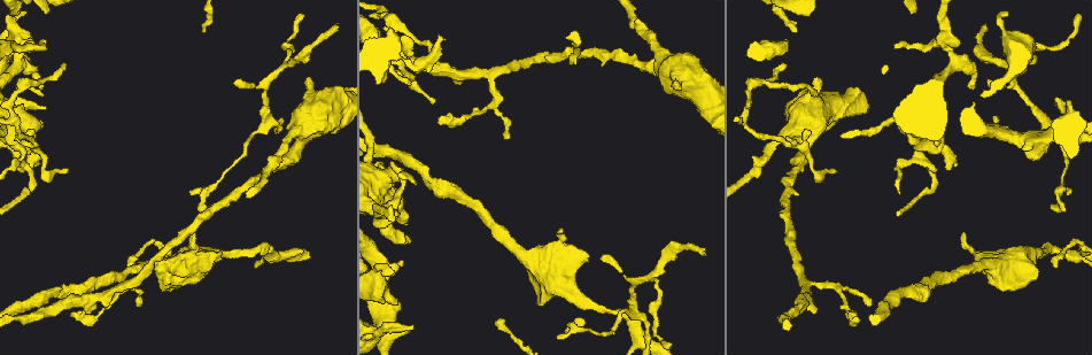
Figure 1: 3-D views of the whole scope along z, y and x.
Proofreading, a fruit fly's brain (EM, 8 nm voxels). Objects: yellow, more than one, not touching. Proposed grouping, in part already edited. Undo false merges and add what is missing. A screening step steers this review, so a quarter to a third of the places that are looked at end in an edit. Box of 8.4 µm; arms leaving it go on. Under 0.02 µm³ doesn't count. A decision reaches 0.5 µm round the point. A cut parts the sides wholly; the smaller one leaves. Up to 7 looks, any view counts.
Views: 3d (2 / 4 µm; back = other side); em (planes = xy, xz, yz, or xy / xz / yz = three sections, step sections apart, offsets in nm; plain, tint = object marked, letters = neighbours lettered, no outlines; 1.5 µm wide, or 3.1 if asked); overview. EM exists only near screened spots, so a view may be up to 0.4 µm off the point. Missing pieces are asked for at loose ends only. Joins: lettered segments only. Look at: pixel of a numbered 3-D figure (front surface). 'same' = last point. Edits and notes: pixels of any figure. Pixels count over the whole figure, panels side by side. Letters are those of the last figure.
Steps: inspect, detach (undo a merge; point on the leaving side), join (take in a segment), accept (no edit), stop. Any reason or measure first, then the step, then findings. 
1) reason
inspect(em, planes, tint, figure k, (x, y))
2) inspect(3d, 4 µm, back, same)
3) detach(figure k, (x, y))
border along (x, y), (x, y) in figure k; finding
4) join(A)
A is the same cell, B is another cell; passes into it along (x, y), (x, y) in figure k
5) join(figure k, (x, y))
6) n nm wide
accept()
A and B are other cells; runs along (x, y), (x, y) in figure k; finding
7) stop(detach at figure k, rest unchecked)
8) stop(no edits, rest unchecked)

branch stops here
inspect(em, planes, letters, figure 1, (704, 252))

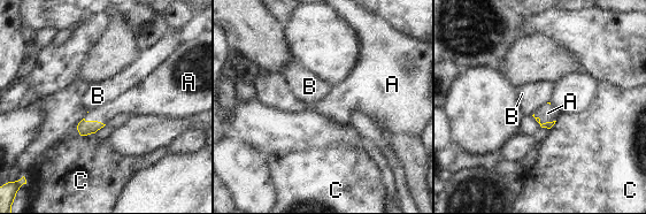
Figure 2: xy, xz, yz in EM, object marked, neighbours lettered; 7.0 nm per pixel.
join(A)
A is the same cell, B and C are other cells; passes into it along (548, 124), (543, 123), (547, 113) in figure 2; the cell continues

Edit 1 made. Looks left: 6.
see it whole again
inspect(overview)

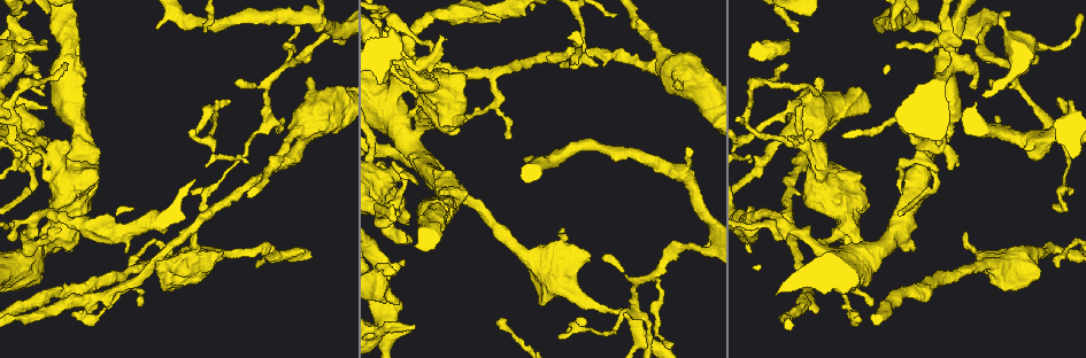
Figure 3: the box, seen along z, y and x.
abrupt turn
inspect(em, planes, plain, figure 3, (954, 65))

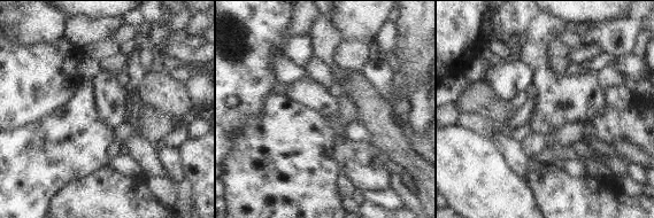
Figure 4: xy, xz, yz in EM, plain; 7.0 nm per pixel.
inspect(em, planes, letters, same)

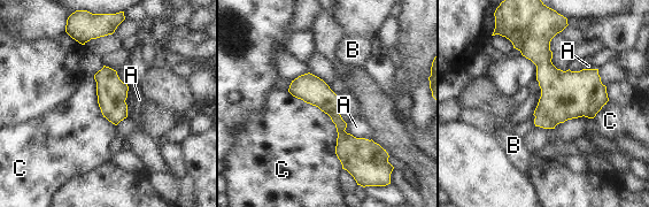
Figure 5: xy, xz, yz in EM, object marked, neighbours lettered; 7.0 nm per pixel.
180 nm wide
accept()
A, B and C are other cells; border along (287, 91), (330, 117), (342, 168) in figure 5; continuous, no second cell

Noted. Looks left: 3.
thin end
inspect(em, planes, tint, figure 3, (44, 93))

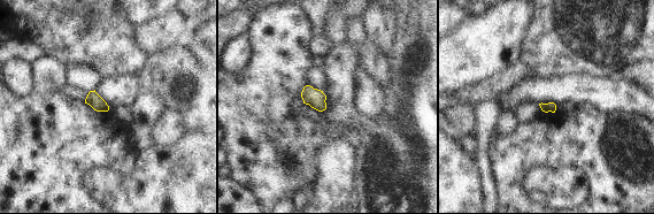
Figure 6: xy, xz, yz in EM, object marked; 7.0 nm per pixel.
see the neighbours
inspect(em, planes, letters, same)

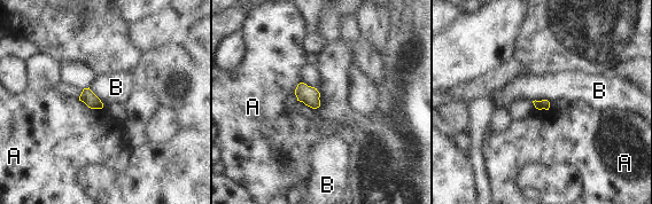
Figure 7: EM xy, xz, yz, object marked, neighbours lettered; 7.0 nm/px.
accept()
A and B are other cells; border along (316, 88), (319, 106), (313, 109) in figure 7; none of them fits

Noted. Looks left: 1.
stop(join at figure 2, rest unchecked)

